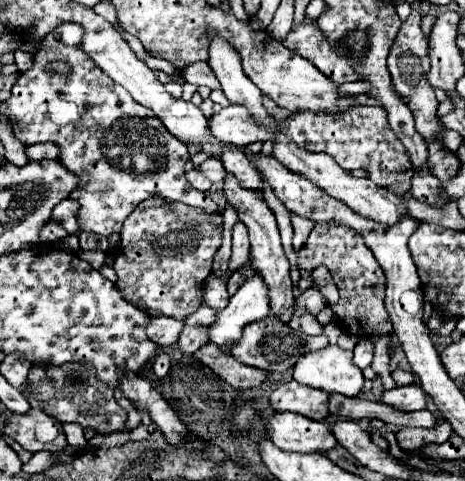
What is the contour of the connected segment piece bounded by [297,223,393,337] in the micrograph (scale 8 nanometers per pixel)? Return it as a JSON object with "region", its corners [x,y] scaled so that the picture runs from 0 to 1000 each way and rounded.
{"region":[[[682,464],[660,505],[639,530],[643,530],[639,551],[647,563],[647,584],[643,584],[647,605],[673,597],[673,580],[669,580],[673,559],[682,559],[686,551],[699,551],[712,563],[716,584],[733,613],[725,634],[716,638],[716,651],[746,692],[768,696],[768,701],[845,692],[837,655],[828,647],[828,568],[815,555],[815,547],[802,538],[798,518],[789,514],[789,505],[781,505],[781,493],[768,480],[759,480],[746,468],[729,468],[729,464]]]}

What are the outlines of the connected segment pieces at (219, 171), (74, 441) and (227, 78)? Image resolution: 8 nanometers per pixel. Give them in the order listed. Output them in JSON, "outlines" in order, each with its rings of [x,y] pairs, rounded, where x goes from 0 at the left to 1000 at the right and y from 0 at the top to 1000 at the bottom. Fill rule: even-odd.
{"outlines":[[[[458,326],[458,331],[441,335],[428,351],[432,351],[432,356],[437,356],[437,364],[445,364],[454,376],[480,376],[480,372],[488,368],[488,356],[484,356],[480,339],[475,339],[467,326]]],[[[135,879],[135,896],[140,896],[140,909],[144,909],[144,921],[153,929],[187,929],[187,917],[178,909],[178,892],[161,879]]],[[[458,60],[449,69],[449,127],[445,131],[454,135],[458,152],[475,168],[480,193],[488,198],[497,214],[531,222],[557,260],[570,260],[583,268],[591,264],[591,247],[574,239],[574,227],[561,214],[561,189],[540,173],[540,164],[531,164],[518,139],[514,110],[488,81],[480,81],[475,73],[462,73]]]]}

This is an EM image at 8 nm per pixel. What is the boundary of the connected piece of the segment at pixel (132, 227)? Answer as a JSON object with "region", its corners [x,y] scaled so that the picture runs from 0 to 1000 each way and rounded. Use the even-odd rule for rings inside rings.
{"region":[[[342,410],[308,418],[269,455],[260,476],[260,518],[252,543],[252,597],[290,638],[316,647],[320,659],[376,659],[398,667],[437,626],[437,588],[454,568],[462,522],[480,497],[475,443],[445,447],[428,430],[398,422],[363,422]]]}

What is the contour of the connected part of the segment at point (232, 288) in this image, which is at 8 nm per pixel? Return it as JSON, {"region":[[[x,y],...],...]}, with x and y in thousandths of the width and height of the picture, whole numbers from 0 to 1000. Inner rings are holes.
{"region":[[[527,555],[527,559],[514,559],[505,563],[492,580],[488,580],[488,601],[492,601],[492,613],[505,613],[505,605],[531,584],[540,580],[540,572],[548,572],[548,563],[540,555]]]}

